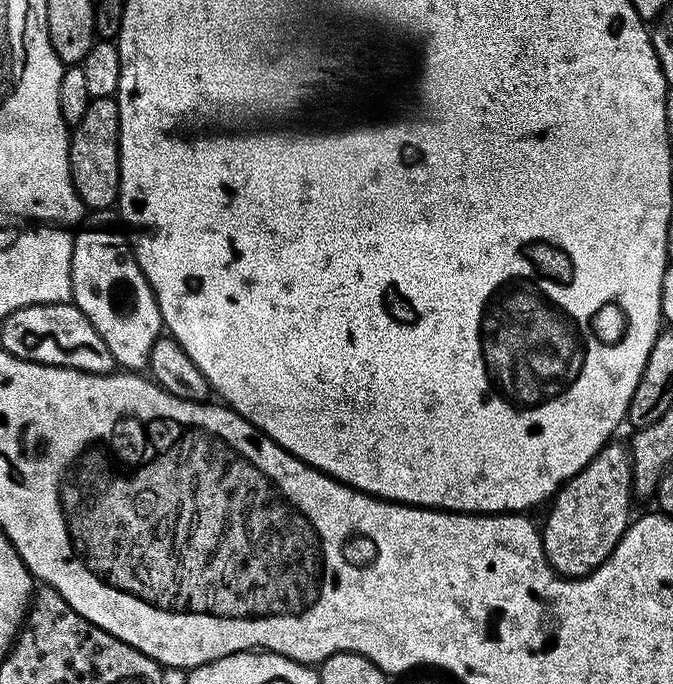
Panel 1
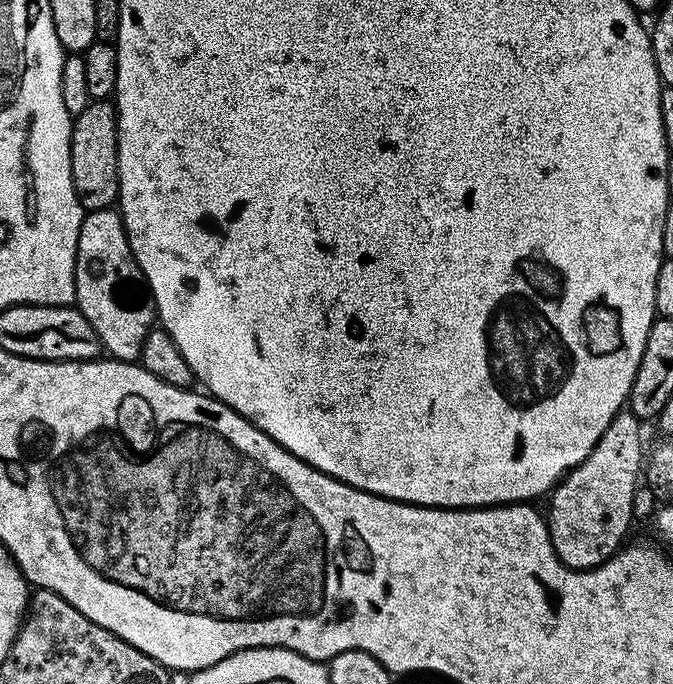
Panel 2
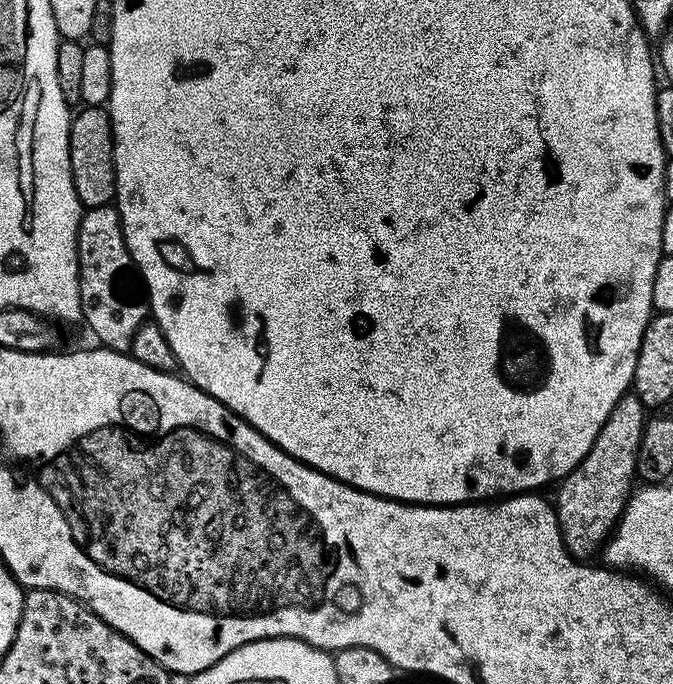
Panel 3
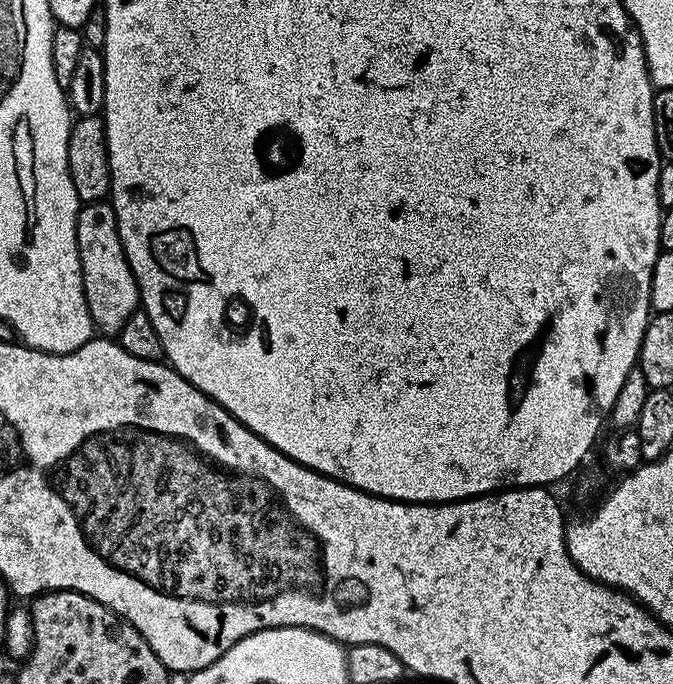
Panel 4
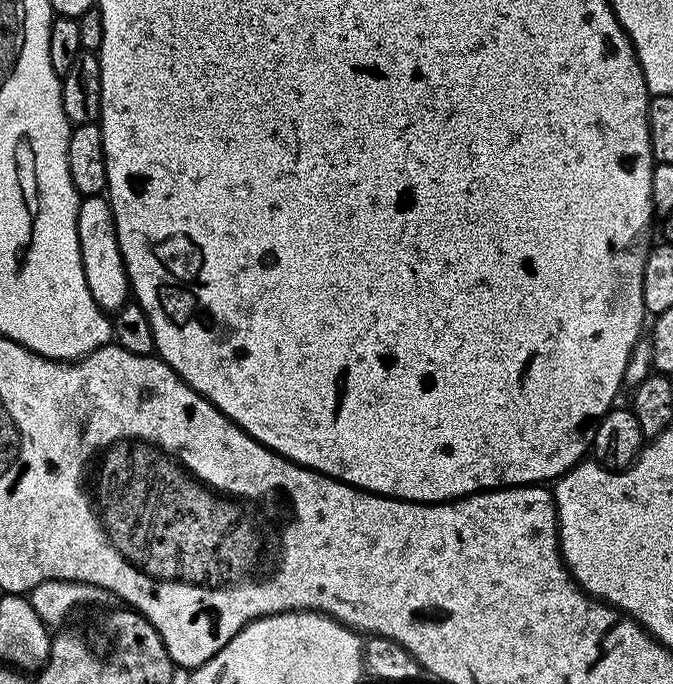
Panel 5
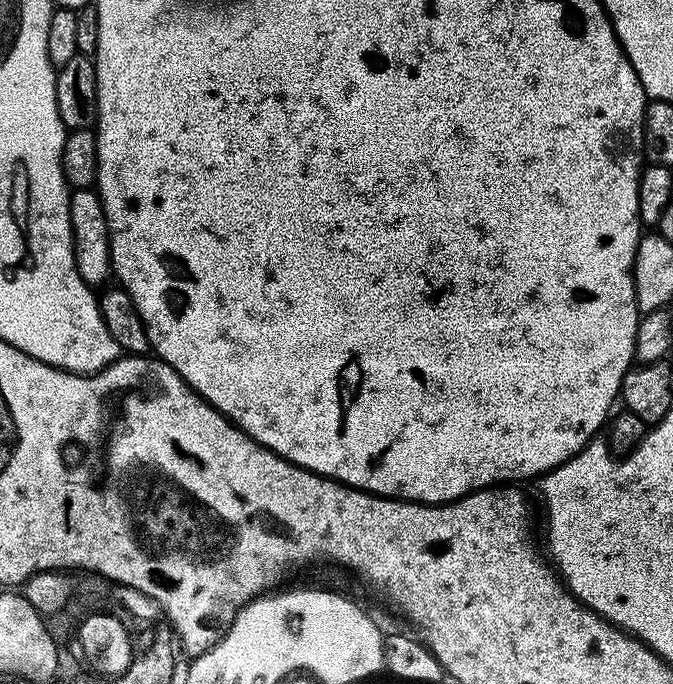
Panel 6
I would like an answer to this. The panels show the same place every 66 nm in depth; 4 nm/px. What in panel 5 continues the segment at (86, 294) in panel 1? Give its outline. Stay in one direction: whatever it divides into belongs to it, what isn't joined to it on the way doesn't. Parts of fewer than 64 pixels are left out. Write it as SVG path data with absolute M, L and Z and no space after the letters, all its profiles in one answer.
M103 195L86 196L81 199L80 209L78 210L78 242L82 254L82 266L86 274L86 286L94 298L94 302L98 302L98 306L106 314L119 312L125 304L129 303L130 285L128 283L128 271L124 268L124 259L116 241L116 227L112 217L112 207Z

